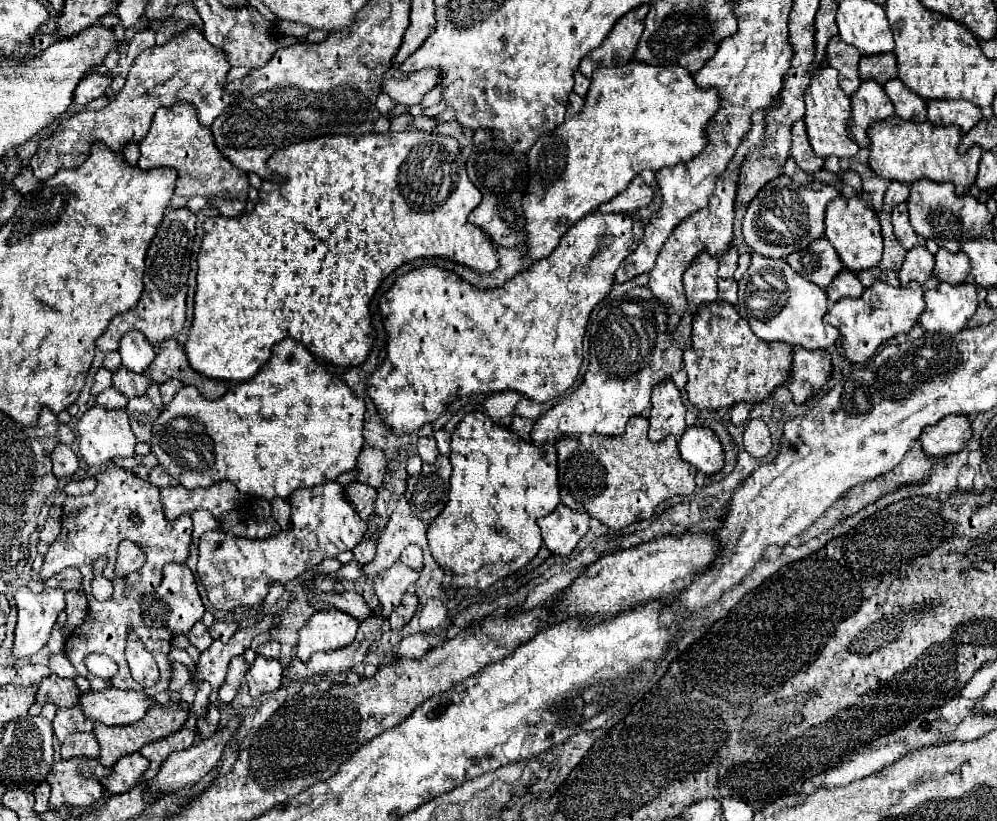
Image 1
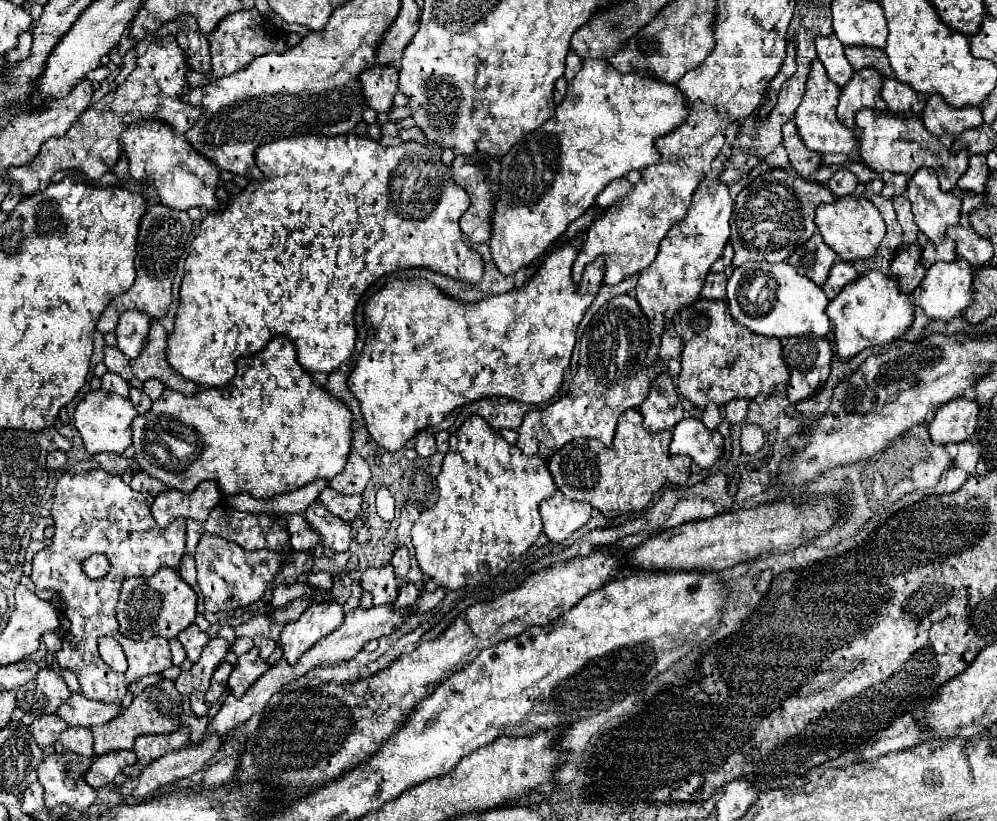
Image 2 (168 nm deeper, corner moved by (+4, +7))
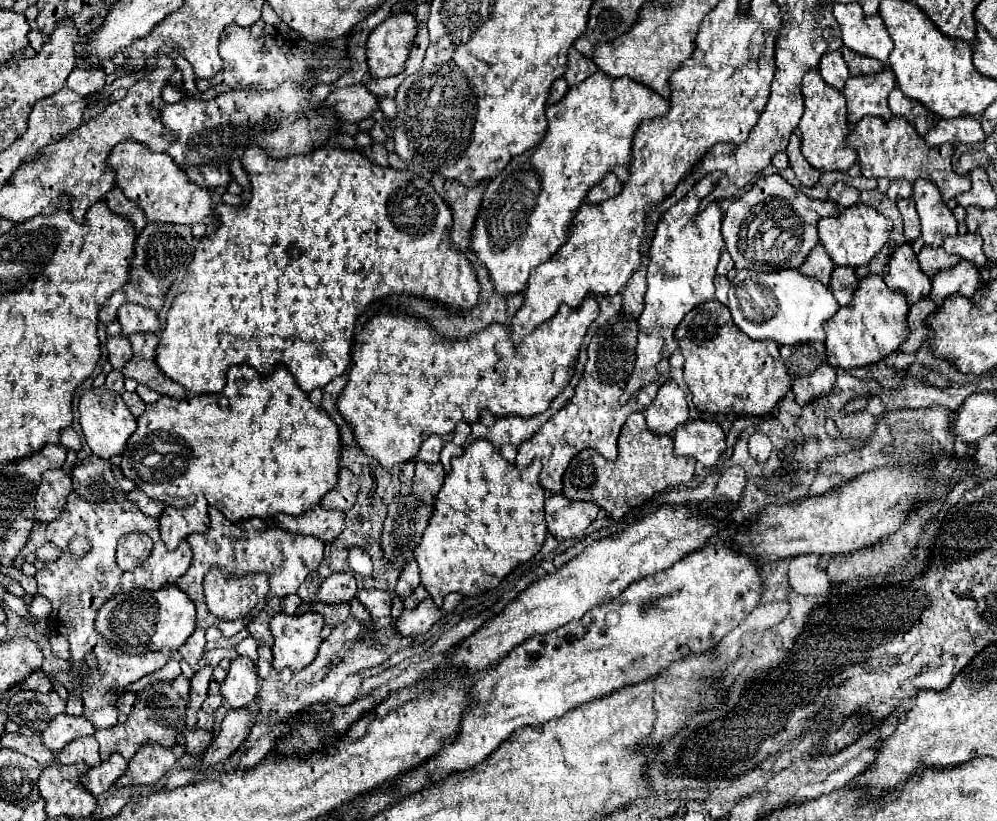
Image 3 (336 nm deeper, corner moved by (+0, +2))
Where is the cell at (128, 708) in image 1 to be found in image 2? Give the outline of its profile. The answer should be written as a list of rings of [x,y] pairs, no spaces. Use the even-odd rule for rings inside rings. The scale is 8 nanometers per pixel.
[[[74,693],[56,711],[56,715],[62,721],[66,721],[70,727],[76,727],[76,725],[94,727],[94,725],[102,725],[102,723],[114,719],[120,711],[122,711],[122,707],[110,707],[106,703],[92,703],[82,693]]]

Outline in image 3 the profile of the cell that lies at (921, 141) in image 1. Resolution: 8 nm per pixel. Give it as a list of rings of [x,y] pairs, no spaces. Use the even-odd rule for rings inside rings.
[[[866,116],[856,126],[852,126],[848,144],[858,150],[858,162],[862,166],[864,178],[888,178],[888,180],[906,178],[910,182],[918,178],[928,178],[938,184],[942,198],[946,202],[970,188],[970,176],[958,176],[952,170],[950,160],[954,154],[954,146],[950,144],[942,144],[936,148],[928,146],[906,118],[892,116],[890,120],[882,120],[880,116]]]

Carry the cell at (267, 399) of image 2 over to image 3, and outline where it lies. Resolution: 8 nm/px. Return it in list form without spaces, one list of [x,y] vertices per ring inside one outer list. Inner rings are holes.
[[[238,364],[232,366],[228,370],[228,378],[226,378],[226,386],[224,386],[224,408],[218,404],[220,398],[218,394],[202,394],[202,396],[188,396],[184,400],[174,400],[170,396],[162,396],[156,404],[148,404],[146,412],[138,418],[138,428],[136,432],[130,436],[128,440],[128,456],[126,452],[122,454],[122,472],[126,478],[134,480],[138,484],[138,488],[148,494],[150,498],[156,500],[164,500],[168,506],[176,506],[176,508],[184,508],[184,506],[192,506],[198,494],[204,494],[210,506],[216,506],[228,520],[240,520],[240,518],[270,518],[278,512],[290,514],[290,516],[298,516],[306,510],[310,510],[314,504],[318,504],[322,500],[322,496],[326,492],[330,492],[330,488],[334,488],[334,484],[338,482],[338,456],[342,452],[342,444],[340,444],[340,430],[334,424],[334,420],[320,408],[314,406],[308,398],[306,392],[300,390],[300,386],[296,384],[294,376],[290,374],[290,370],[286,366],[276,366],[268,376],[256,372],[252,366],[248,364]]]

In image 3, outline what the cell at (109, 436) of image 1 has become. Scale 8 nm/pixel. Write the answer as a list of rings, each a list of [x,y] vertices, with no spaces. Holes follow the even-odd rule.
[[[90,388],[82,394],[80,404],[80,426],[84,432],[84,438],[90,446],[90,450],[96,456],[102,458],[112,458],[112,456],[120,456],[122,448],[126,448],[126,440],[132,436],[134,428],[136,428],[136,418],[132,416],[132,412],[128,410],[128,406],[124,404],[120,394],[110,392],[108,388]]]

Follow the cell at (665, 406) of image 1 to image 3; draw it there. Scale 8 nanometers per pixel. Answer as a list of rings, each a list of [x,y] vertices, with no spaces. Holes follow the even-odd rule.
[[[666,380],[654,402],[646,408],[646,422],[654,434],[672,434],[678,424],[688,420],[688,404],[684,390],[674,382]]]

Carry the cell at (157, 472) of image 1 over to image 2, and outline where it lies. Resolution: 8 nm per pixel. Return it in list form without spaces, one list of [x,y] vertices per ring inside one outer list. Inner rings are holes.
[[[140,471],[140,473],[136,473],[136,475],[132,477],[130,487],[132,487],[134,491],[146,491],[146,493],[150,493],[152,497],[156,497],[160,491],[166,491],[166,489],[168,489],[162,481],[150,477],[150,475],[144,473],[144,471]]]

